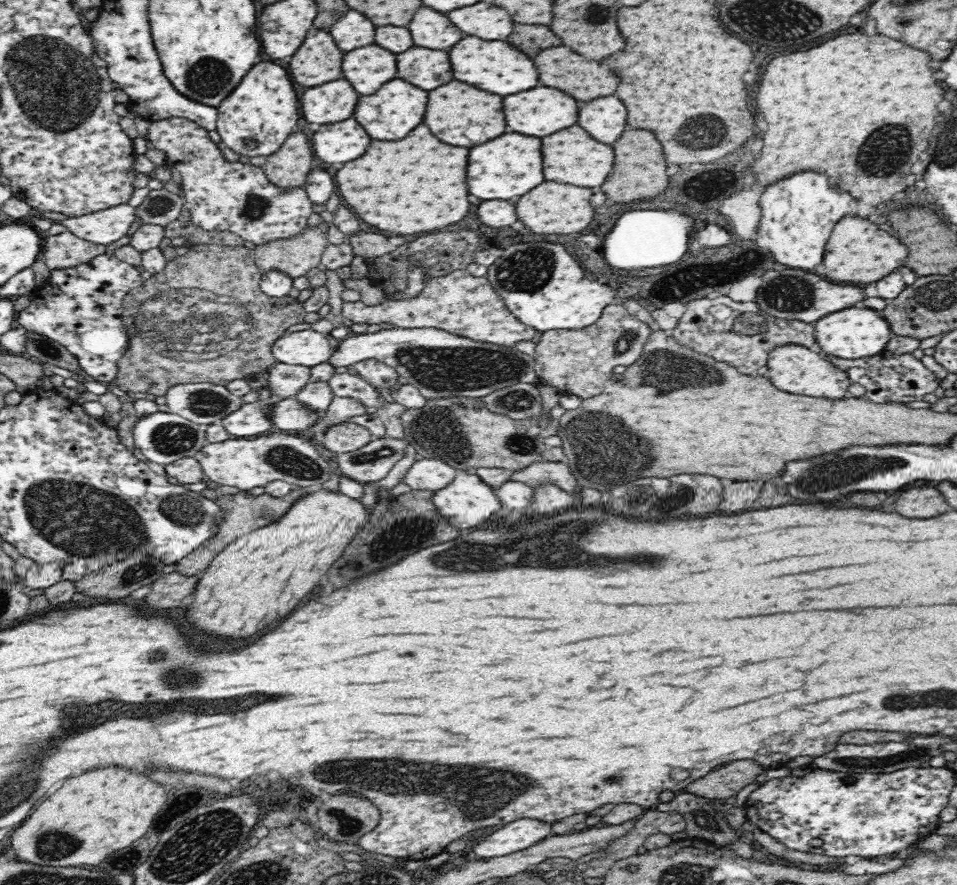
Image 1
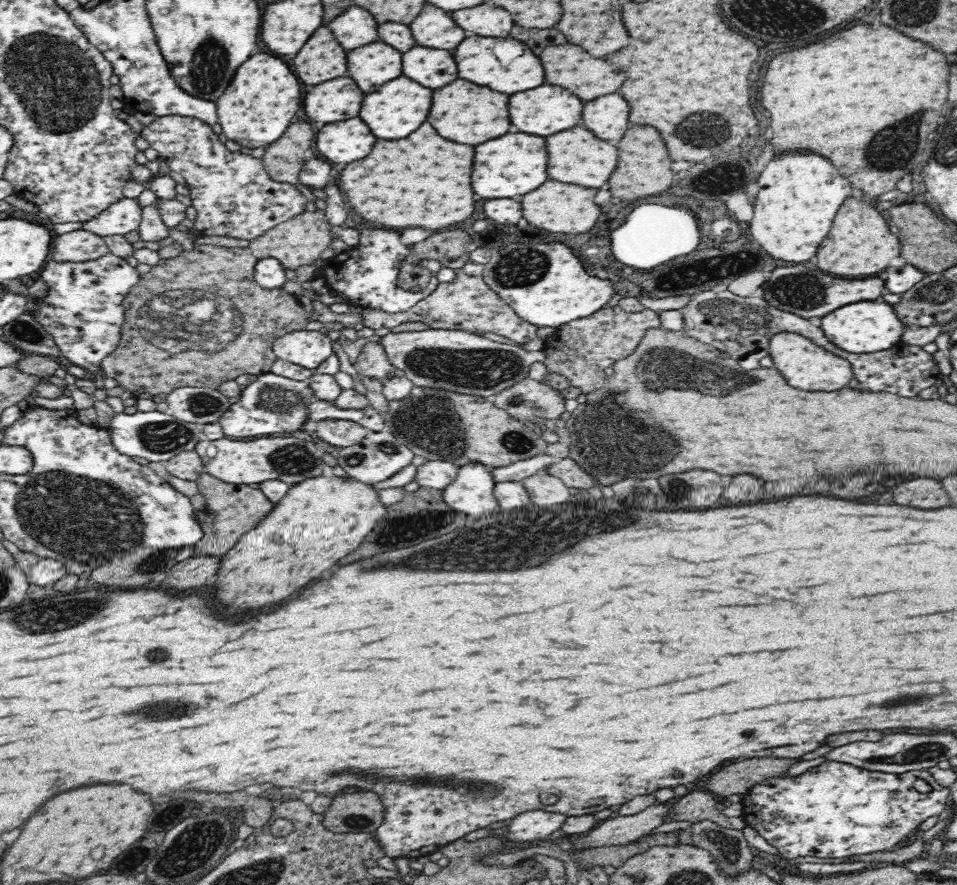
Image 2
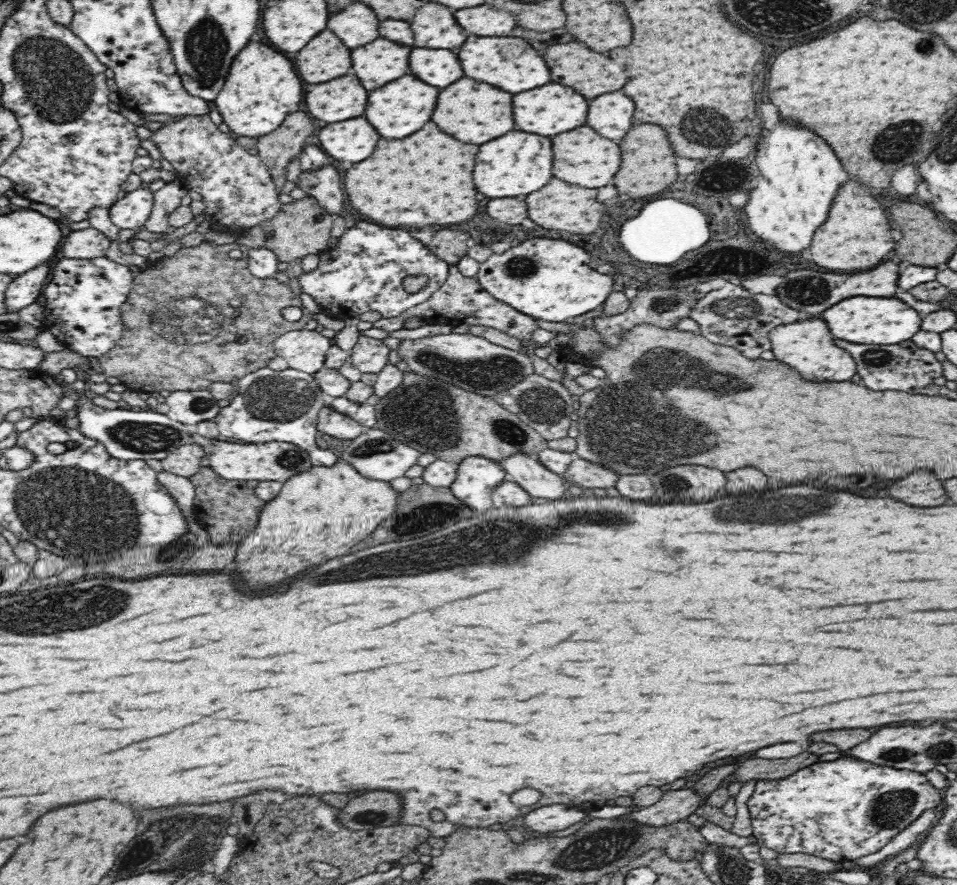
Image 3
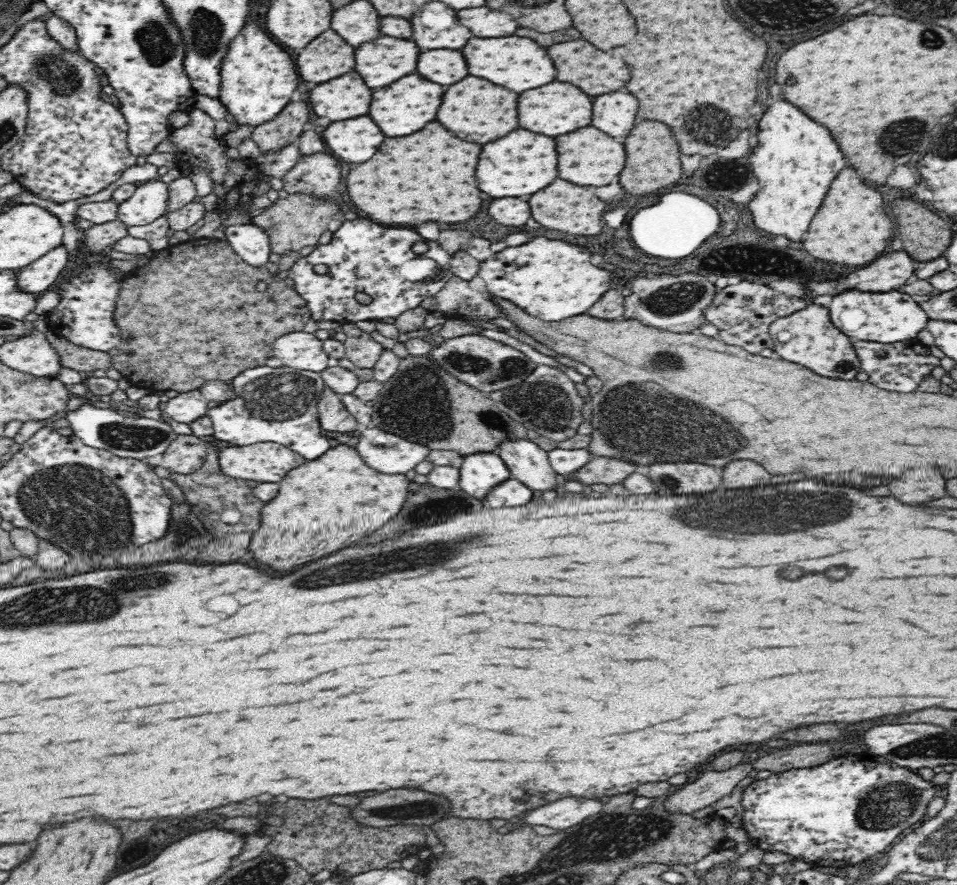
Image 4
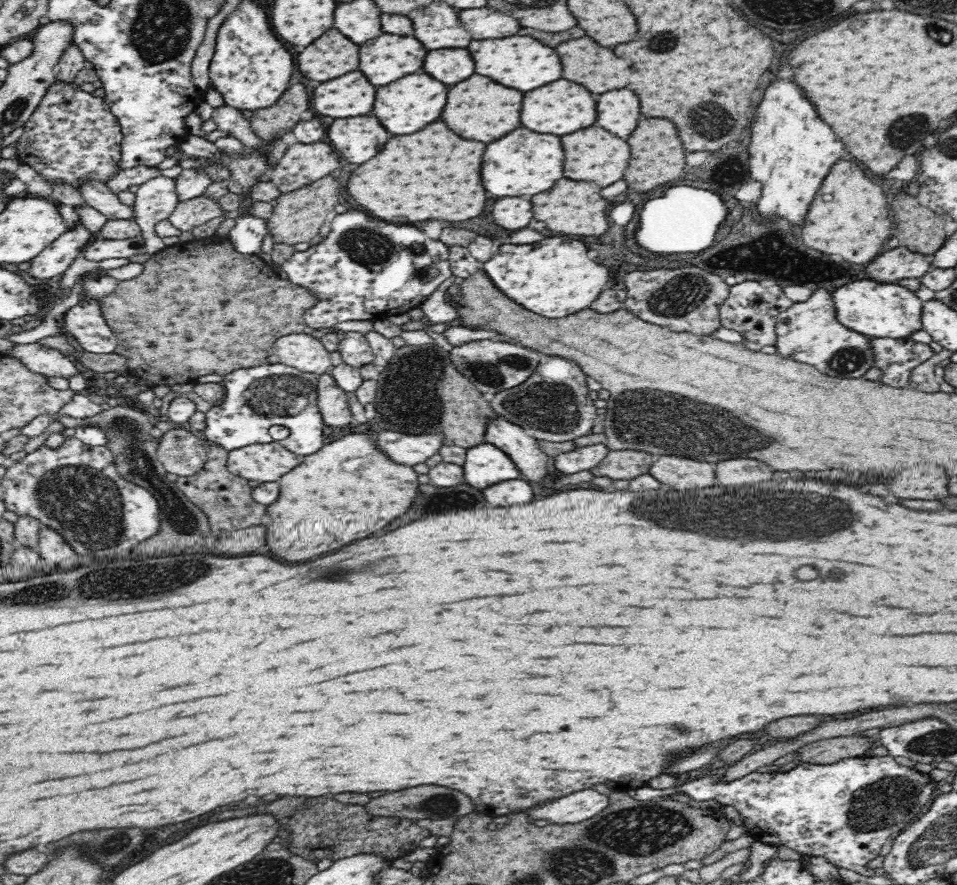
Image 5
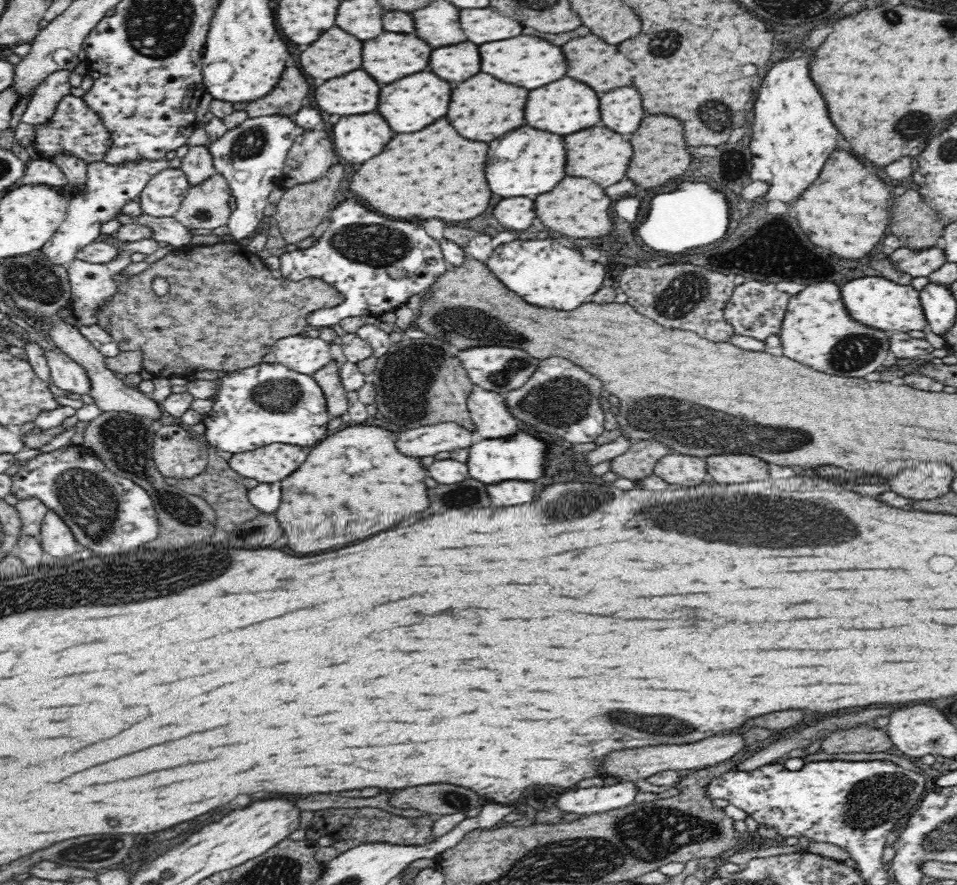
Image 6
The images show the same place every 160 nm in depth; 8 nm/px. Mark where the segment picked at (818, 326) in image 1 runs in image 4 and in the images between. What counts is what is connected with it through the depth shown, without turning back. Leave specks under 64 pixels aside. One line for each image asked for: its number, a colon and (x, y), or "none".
2: (862, 327)
3: (881, 321)
4: (893, 317)

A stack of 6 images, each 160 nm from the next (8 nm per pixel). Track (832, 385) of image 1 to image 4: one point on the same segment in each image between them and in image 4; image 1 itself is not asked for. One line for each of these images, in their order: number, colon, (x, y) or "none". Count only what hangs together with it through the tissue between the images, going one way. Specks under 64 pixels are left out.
2: (805, 365)
3: (807, 345)
4: (806, 337)

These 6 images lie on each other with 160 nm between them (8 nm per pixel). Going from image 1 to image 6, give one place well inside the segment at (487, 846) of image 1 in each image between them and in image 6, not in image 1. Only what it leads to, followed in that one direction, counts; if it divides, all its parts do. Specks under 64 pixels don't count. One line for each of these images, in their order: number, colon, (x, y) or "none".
2: (529, 826)
3: (548, 818)
4: (567, 812)
5: (573, 808)
6: (598, 799)

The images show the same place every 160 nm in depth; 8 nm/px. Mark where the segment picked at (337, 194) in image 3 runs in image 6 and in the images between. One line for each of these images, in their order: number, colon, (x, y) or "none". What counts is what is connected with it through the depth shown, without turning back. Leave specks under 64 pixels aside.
4: (318, 175)
5: (301, 164)
6: (311, 156)

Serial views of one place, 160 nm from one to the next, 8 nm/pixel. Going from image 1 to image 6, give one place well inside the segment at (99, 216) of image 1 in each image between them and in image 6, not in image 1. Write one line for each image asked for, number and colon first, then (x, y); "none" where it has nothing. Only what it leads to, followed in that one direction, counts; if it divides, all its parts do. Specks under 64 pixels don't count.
2: (123, 217)
3: (134, 209)
4: (150, 201)
5: (156, 200)
6: (90, 283)

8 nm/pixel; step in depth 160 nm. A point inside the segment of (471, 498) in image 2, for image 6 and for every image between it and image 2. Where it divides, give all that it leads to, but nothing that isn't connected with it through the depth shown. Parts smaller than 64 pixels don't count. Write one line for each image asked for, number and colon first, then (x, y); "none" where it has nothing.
3: (476, 477)
4: (479, 473)
5: (485, 464)
6: (522, 455)

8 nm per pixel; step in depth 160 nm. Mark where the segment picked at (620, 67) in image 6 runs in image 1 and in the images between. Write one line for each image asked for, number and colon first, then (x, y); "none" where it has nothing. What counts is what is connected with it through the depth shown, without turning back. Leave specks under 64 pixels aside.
1: (559, 67)
2: (569, 66)
3: (592, 74)
4: (596, 73)
5: (585, 62)

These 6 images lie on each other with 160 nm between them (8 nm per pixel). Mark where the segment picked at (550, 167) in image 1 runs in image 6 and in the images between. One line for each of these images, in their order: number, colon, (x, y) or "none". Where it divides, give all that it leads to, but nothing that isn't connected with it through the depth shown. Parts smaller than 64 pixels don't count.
2: (575, 156)
3: (581, 156)
4: (587, 157)
5: (593, 154)
6: (598, 153)

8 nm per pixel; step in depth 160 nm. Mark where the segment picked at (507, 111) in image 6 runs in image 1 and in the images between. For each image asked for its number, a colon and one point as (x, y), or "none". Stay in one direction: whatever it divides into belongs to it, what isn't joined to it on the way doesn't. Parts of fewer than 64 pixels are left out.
1: (461, 115)
2: (469, 114)
3: (458, 103)
4: (472, 108)
5: (478, 109)

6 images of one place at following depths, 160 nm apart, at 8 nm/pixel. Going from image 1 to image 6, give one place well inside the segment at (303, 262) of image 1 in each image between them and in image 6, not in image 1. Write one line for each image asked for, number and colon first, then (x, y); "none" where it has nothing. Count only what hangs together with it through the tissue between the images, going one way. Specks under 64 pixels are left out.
2: (298, 241)
3: (302, 227)
4: (299, 220)
5: (298, 215)
6: (303, 207)

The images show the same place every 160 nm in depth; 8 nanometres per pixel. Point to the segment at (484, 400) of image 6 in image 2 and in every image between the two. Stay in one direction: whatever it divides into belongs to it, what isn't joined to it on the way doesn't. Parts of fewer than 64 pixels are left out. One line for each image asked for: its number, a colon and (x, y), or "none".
2: (545, 490)
3: (526, 470)
4: (528, 462)
5: (521, 447)

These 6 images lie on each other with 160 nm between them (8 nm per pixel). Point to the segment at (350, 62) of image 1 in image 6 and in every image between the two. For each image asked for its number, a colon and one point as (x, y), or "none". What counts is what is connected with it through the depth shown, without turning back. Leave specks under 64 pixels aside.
2: (372, 65)
3: (379, 62)
4: (380, 62)
5: (385, 59)
6: (391, 56)

